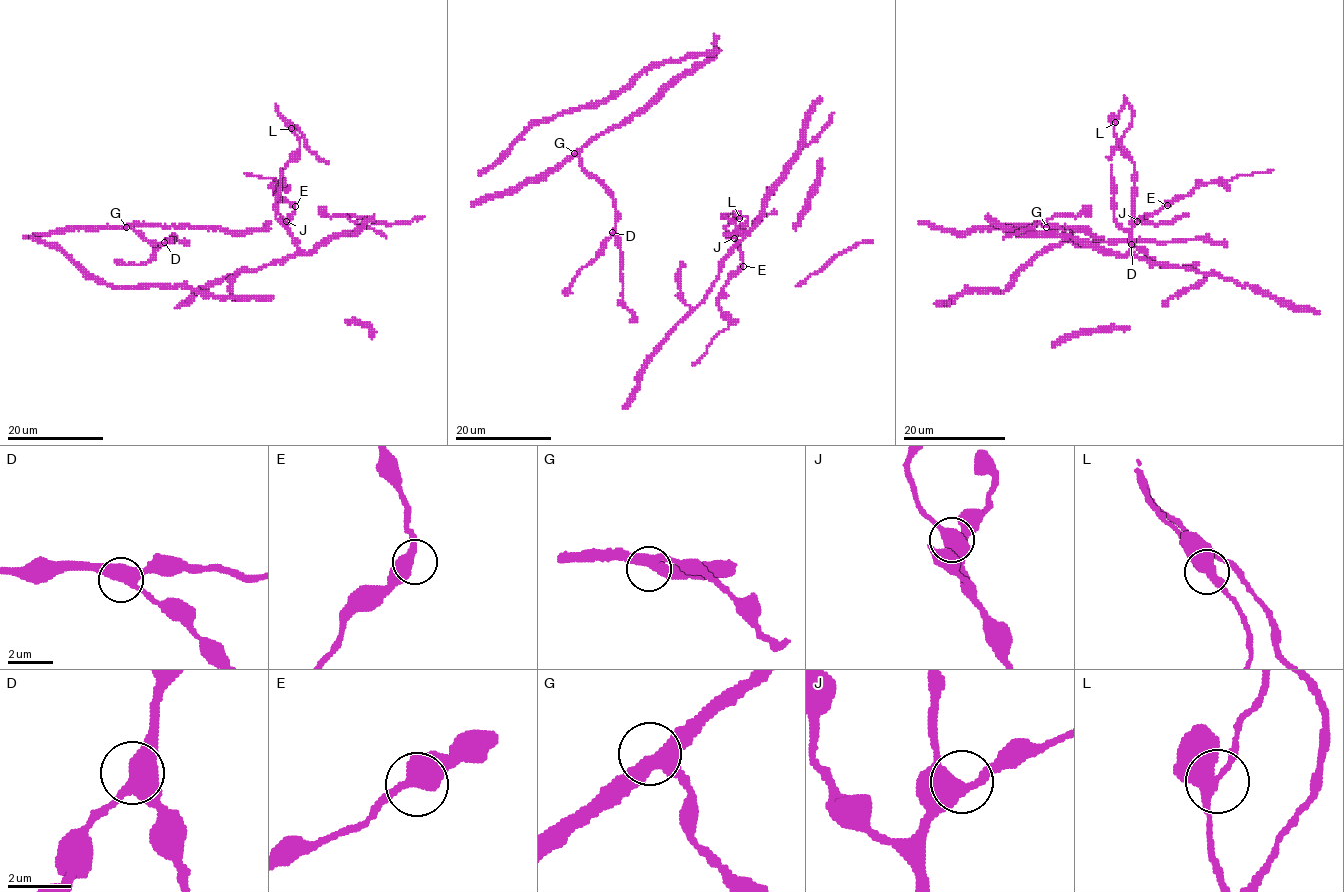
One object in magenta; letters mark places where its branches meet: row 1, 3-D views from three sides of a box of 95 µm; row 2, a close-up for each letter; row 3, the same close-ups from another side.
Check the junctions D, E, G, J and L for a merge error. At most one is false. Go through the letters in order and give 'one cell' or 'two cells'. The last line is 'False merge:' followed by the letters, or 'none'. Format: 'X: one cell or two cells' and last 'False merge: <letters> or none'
D: one cell
E: one cell
G: one cell
J: one cell
L: two cells
False merge: L

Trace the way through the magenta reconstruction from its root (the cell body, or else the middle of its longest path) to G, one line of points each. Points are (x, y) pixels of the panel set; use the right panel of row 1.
G: (1140, 241), (1075, 244), (1059, 227), (1050, 224), (1046, 227)

